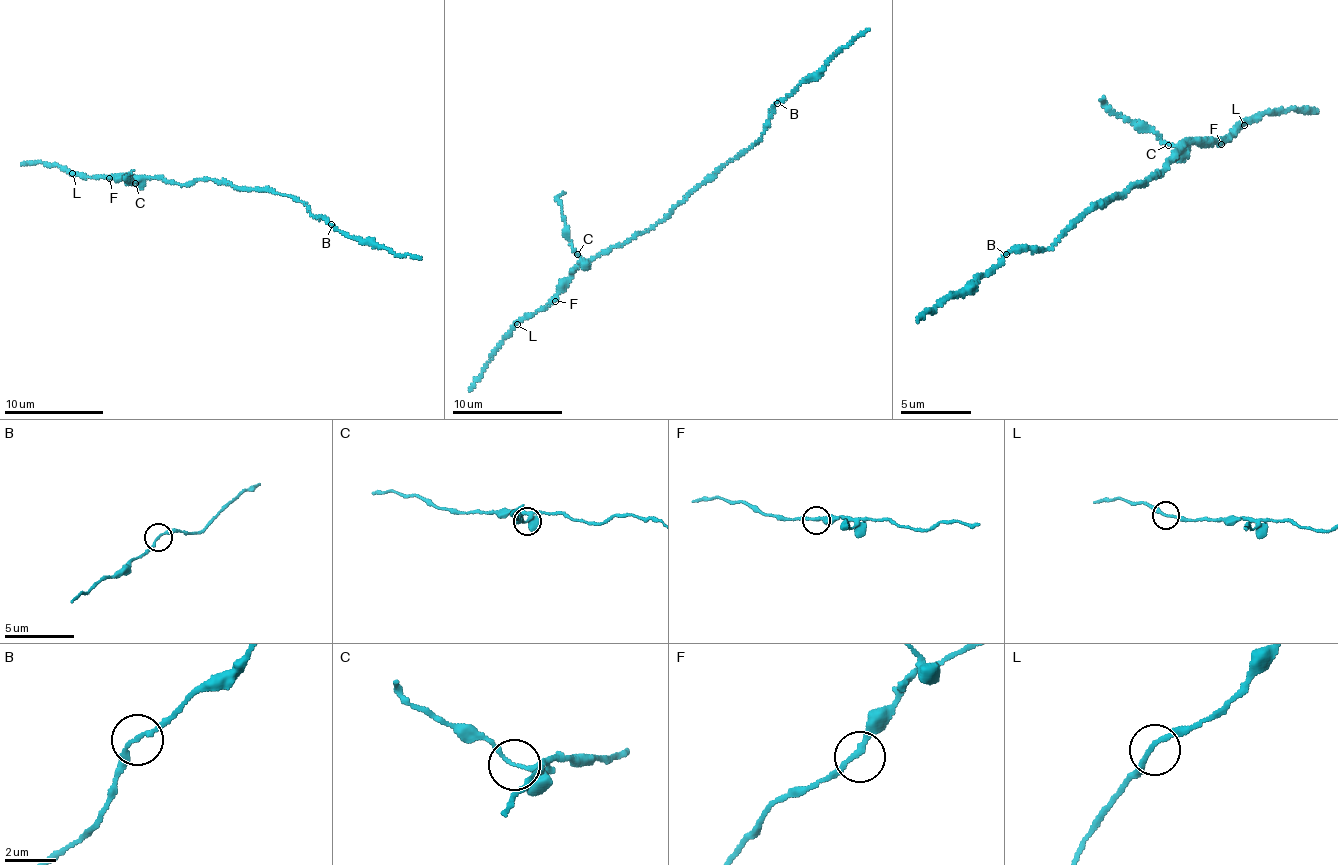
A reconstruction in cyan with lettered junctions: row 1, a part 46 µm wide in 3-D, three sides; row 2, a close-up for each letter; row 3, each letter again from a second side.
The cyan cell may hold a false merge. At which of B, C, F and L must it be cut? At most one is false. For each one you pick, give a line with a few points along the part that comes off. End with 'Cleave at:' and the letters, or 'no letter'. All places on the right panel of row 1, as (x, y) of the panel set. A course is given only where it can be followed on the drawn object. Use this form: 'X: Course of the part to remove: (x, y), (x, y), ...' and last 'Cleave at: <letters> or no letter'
Cleave at: no letter

